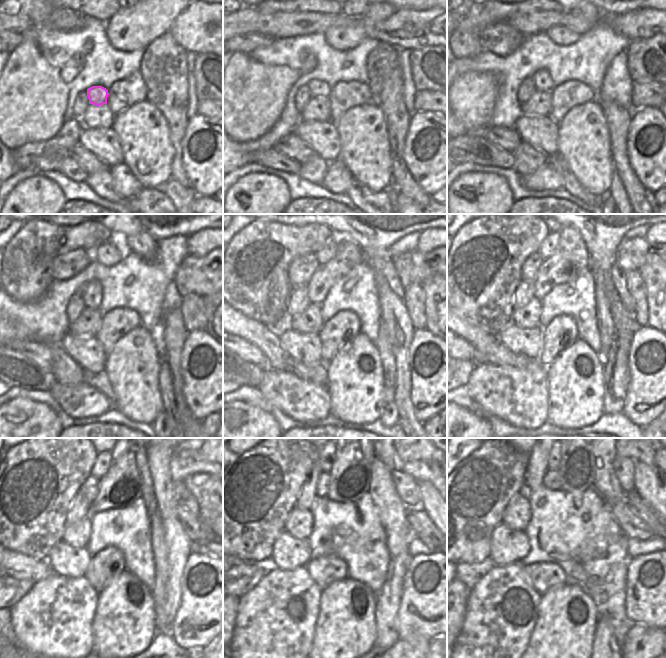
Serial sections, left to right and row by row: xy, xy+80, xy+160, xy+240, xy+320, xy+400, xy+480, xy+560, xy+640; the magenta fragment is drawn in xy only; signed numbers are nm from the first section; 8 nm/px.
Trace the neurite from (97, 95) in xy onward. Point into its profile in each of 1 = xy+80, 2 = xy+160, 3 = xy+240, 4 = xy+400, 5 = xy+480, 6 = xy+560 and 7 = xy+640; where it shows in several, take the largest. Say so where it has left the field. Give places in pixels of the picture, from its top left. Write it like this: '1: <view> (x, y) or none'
1: xy+80 (318, 88)
2: xy+160 (542, 82)
3: xy+240 (92, 292)
4: xy+400 (570, 261)
5: xy+480 (121, 486)
6: xy+560 (350, 475)
7: xy+640 (577, 466)

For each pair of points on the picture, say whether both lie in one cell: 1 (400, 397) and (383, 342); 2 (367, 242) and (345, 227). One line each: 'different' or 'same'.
1: different
2: same

